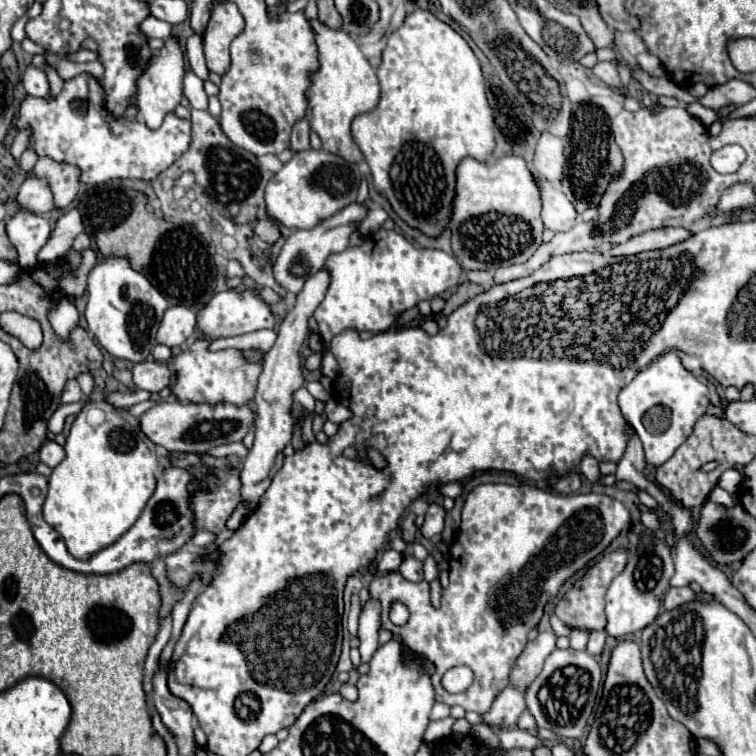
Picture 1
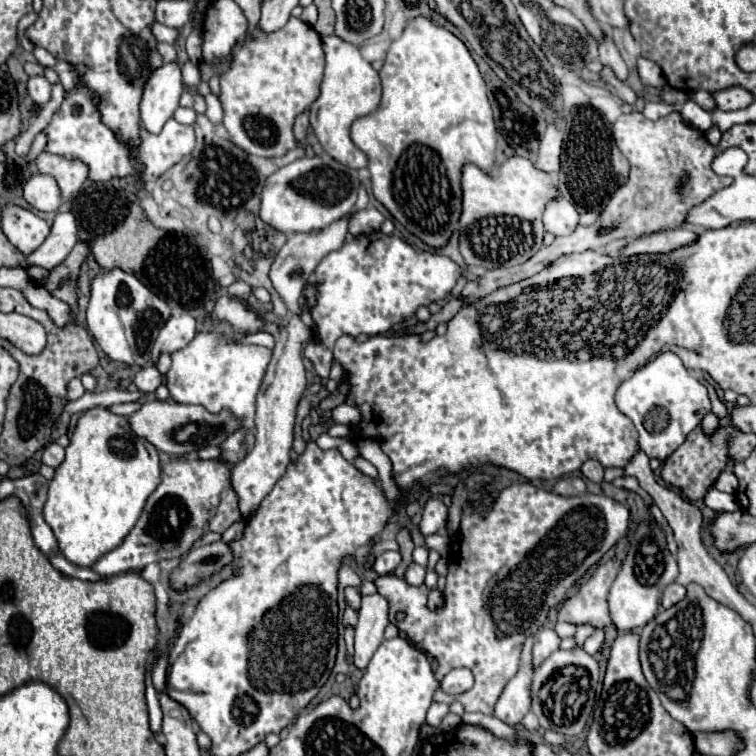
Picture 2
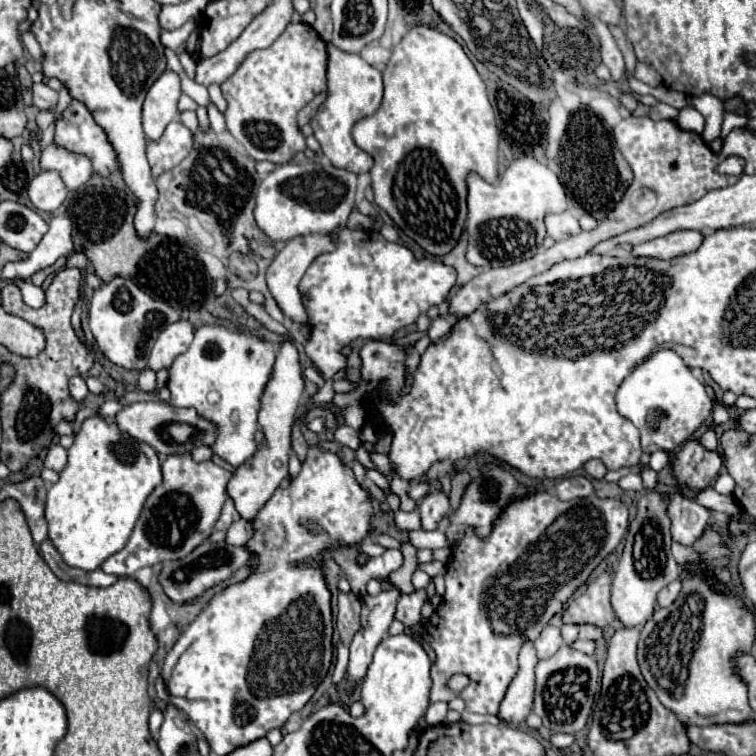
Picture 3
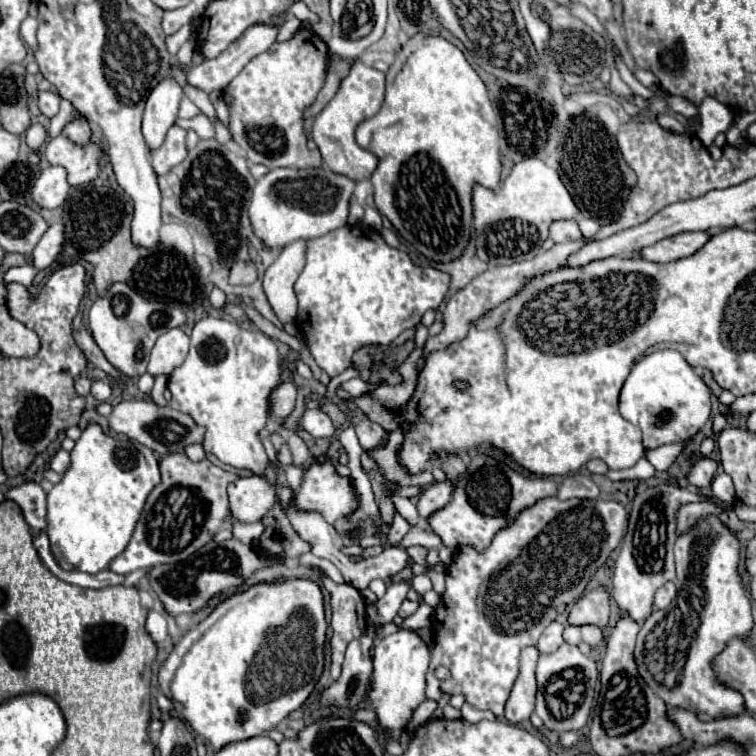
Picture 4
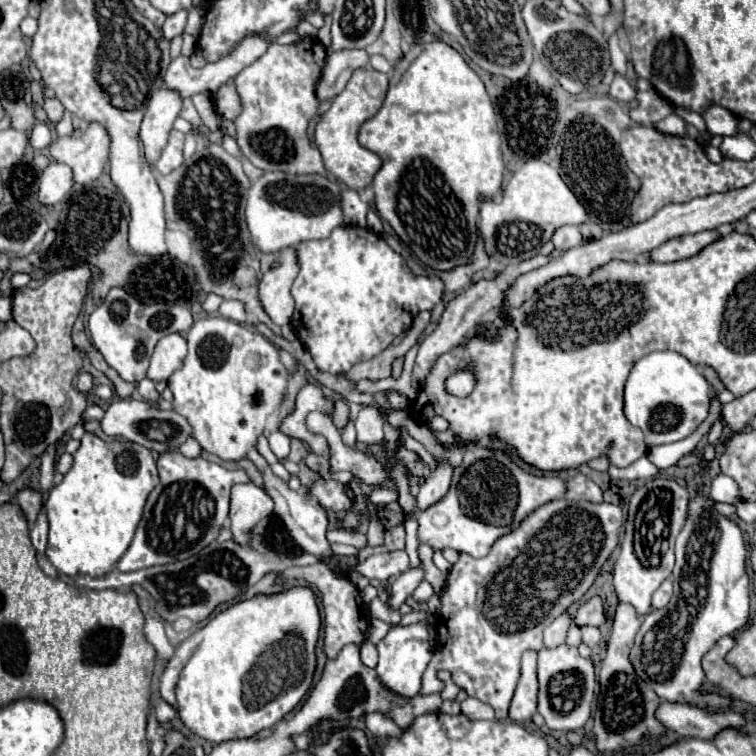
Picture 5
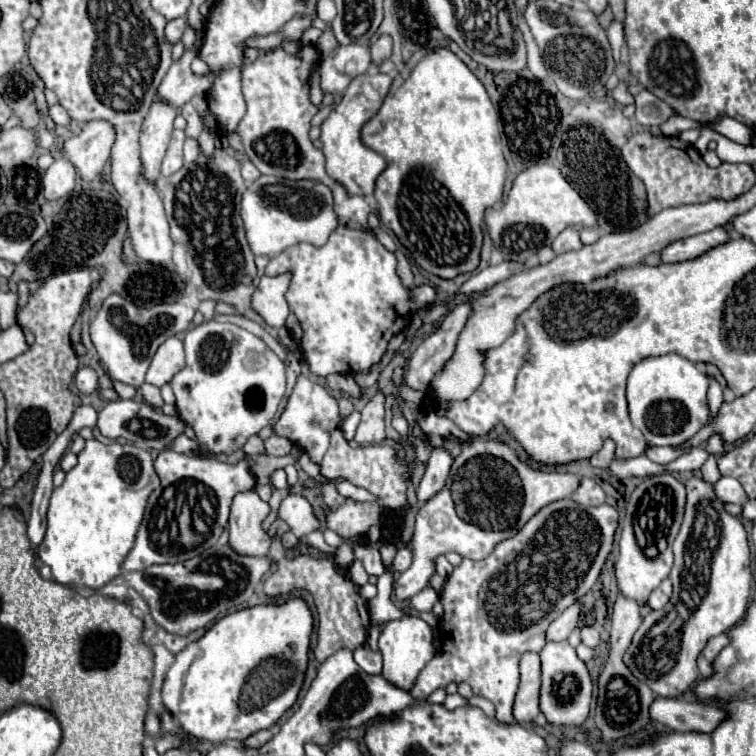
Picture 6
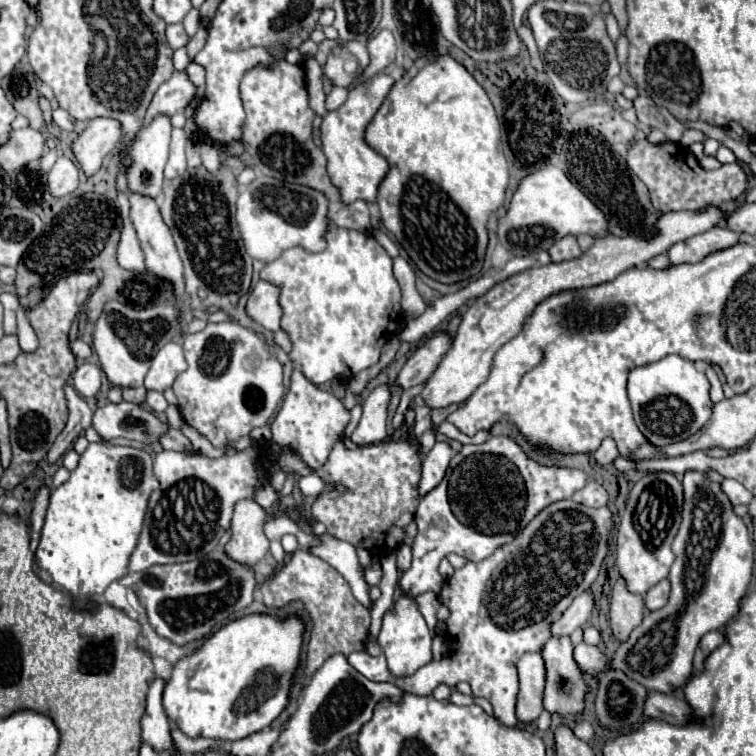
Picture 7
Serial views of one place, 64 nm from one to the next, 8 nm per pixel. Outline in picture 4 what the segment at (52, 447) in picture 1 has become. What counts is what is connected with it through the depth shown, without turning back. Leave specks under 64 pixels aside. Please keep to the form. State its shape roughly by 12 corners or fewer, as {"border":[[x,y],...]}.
{"border":[[56,452],[50,460],[50,468],[64,474],[70,466],[70,454]]}

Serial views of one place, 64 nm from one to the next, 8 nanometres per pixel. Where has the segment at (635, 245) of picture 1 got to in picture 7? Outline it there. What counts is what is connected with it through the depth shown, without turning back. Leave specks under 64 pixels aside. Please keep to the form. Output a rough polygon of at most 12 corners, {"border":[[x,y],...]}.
{"border":[[714,226],[674,244],[672,264],[694,264],[738,244],[740,232]]}

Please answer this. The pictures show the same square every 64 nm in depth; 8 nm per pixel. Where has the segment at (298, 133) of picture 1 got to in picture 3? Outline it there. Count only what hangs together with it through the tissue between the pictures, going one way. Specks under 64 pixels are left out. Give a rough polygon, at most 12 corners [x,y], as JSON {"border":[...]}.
{"border":[[320,92],[300,110],[298,124],[304,126],[318,112],[328,92]]}

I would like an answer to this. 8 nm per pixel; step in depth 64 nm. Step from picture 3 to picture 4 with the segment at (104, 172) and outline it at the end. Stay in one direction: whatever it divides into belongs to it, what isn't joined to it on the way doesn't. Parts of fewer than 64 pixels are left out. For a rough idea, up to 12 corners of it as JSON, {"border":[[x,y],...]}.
{"border":[[78,118],[64,128],[64,136],[86,144],[90,126]]}

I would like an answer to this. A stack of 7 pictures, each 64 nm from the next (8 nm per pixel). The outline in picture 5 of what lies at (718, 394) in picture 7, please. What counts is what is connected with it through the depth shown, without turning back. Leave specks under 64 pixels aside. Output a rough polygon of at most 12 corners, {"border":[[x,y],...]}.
{"border":[[710,394],[710,414],[684,442],[652,446],[646,458],[660,470],[674,466],[690,454],[720,420],[722,404]]}

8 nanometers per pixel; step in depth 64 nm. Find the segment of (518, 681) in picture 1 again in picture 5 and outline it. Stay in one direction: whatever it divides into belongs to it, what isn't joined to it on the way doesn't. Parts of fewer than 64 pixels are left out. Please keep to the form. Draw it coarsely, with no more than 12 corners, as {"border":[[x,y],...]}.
{"border":[[560,614],[544,630],[544,646],[554,648],[566,642],[572,616]]}

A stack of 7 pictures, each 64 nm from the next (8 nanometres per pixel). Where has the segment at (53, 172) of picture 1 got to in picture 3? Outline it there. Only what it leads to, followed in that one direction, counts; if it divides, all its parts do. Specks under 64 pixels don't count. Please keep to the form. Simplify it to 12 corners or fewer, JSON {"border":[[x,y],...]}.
{"border":[[58,144],[42,150],[40,166],[58,170],[68,190],[94,176],[88,156]]}

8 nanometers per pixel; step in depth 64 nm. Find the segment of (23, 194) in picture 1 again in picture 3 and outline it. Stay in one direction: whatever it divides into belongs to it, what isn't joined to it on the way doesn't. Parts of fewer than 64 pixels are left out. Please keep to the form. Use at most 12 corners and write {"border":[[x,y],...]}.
{"border":[[44,170],[28,186],[38,210],[54,212],[68,190],[60,172]]}

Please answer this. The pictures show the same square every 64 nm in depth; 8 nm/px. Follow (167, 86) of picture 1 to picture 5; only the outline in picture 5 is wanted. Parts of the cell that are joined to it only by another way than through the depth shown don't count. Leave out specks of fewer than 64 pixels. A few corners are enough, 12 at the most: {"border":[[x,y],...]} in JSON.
{"border":[[176,92],[152,94],[140,130],[150,166],[180,114]]}

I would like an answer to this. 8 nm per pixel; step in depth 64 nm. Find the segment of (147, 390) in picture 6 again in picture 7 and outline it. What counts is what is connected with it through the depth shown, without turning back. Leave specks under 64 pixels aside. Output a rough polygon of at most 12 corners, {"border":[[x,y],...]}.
{"border":[[148,392],[146,404],[152,412],[164,414],[168,402],[160,392]]}

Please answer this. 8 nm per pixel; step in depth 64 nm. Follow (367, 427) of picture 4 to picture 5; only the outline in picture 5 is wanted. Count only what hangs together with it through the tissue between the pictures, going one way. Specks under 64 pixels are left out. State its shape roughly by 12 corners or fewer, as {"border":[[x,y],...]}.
{"border":[[364,406],[356,418],[360,444],[384,438],[384,414]]}

